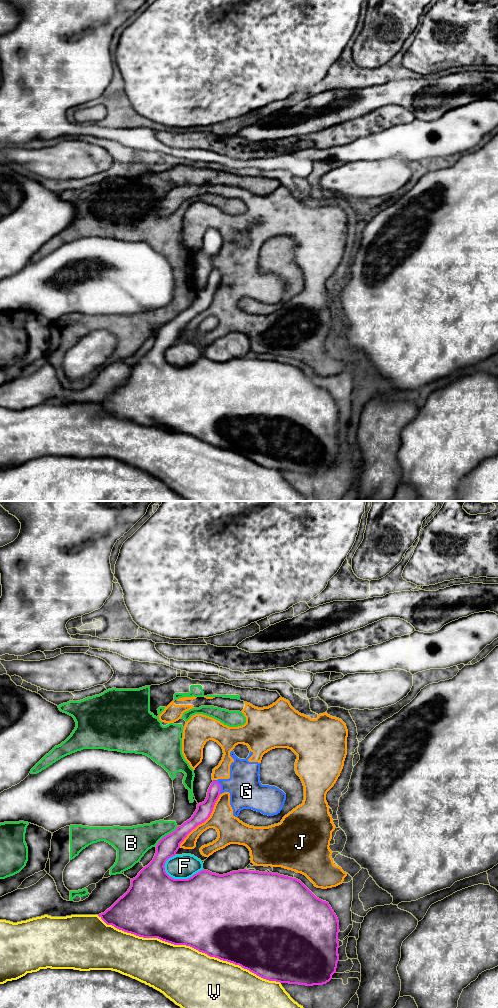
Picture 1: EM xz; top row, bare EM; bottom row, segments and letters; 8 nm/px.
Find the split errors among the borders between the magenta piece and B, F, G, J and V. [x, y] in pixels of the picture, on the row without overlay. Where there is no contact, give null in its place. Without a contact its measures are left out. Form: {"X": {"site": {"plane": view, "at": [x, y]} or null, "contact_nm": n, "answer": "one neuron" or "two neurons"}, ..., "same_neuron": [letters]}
{"B": {"site": {"plane": "xz", "at": [166, 323]}, "contact_nm": 240, "answer": "two neurons"}, "F": {"site": {"plane": "xz", "at": [182, 367]}, "contact_nm": 320, "answer": "two neurons"}, "G": {"site": {"plane": "xz", "at": [220, 274]}, "contact_nm": 130, "answer": "two neurons"}, "J": {"site": {"plane": "xz", "at": [203, 310]}, "contact_nm": 550, "answer": "two neurons"}, "V": {"site": {"plane": "xz", "at": [189, 433]}, "contact_nm": 1550, "answer": "two neurons"}, "same_neuron": []}

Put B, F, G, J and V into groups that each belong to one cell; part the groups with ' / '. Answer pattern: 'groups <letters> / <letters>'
groups B / F / G J / V

